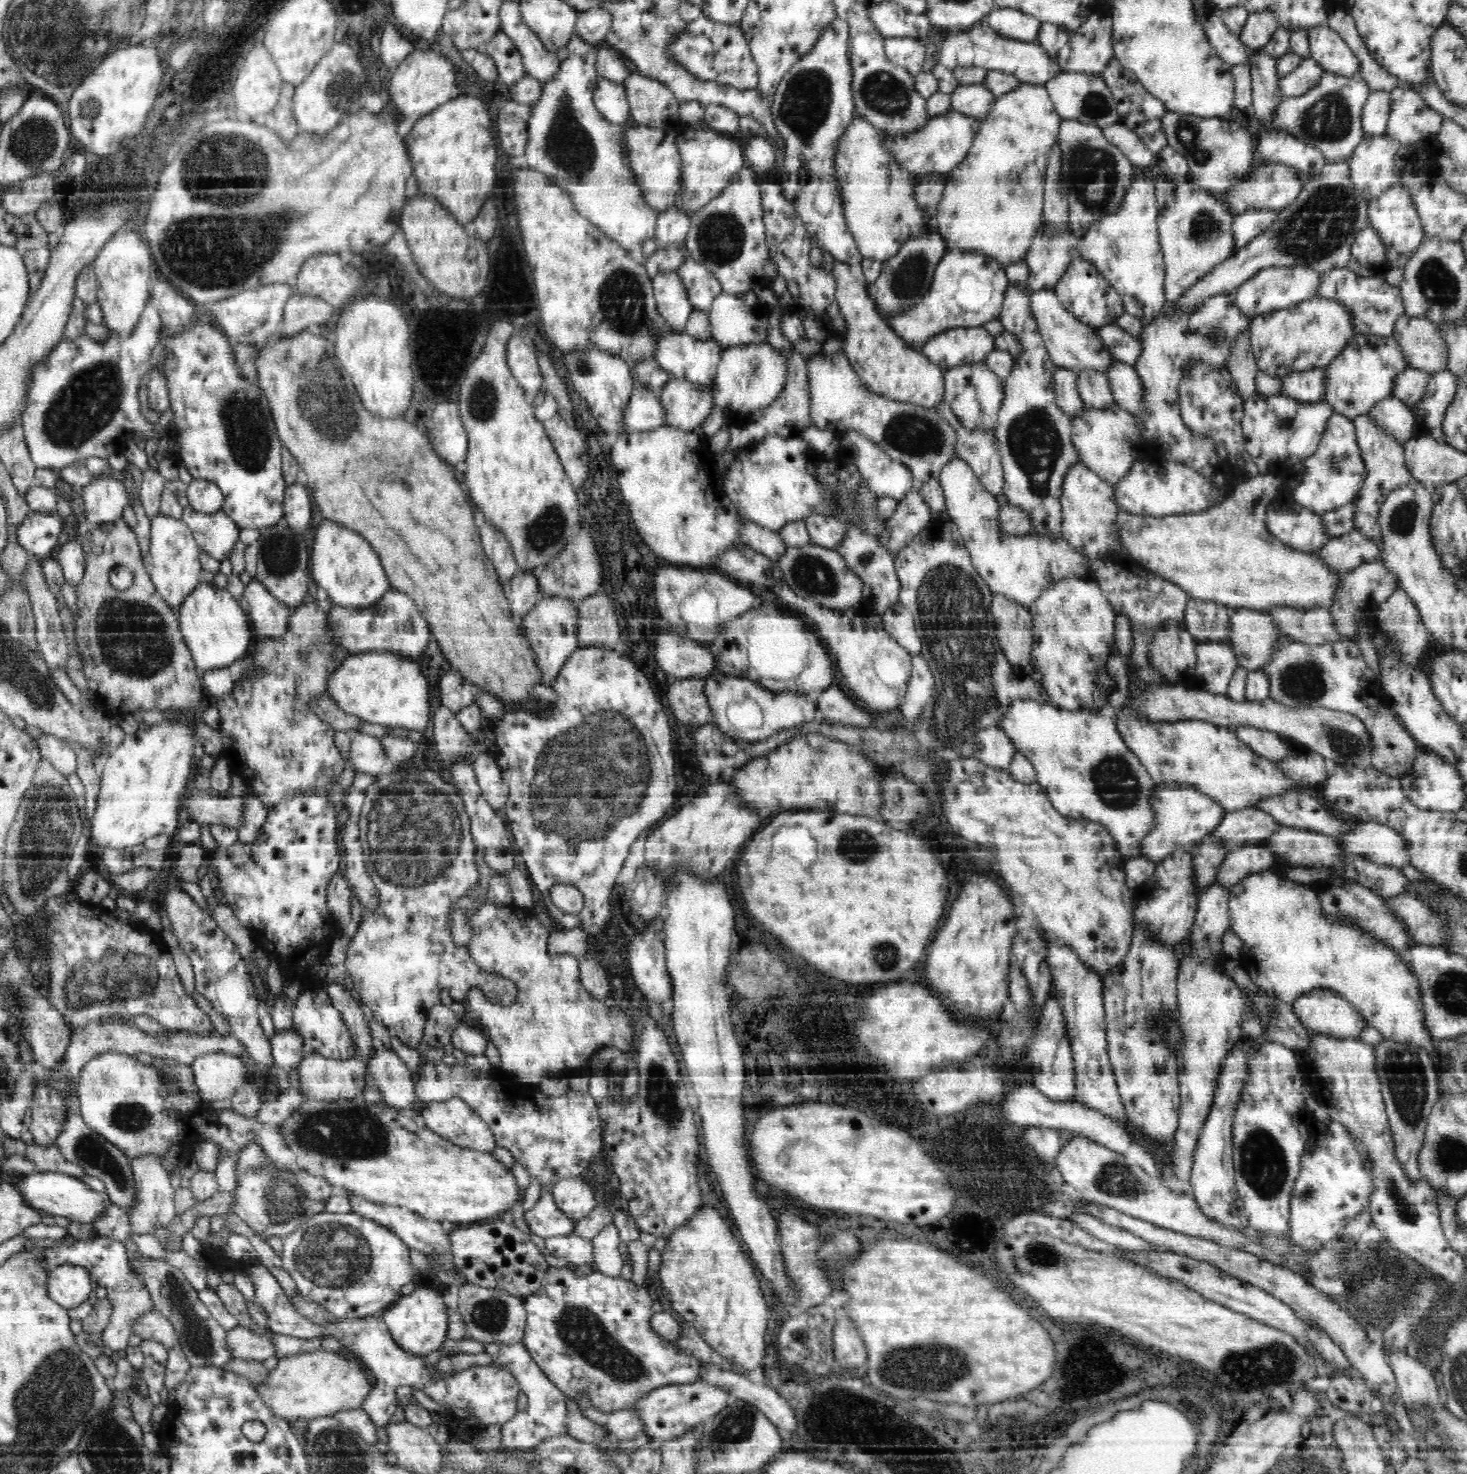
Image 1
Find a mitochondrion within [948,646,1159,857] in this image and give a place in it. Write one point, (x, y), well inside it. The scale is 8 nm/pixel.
(1116, 784)

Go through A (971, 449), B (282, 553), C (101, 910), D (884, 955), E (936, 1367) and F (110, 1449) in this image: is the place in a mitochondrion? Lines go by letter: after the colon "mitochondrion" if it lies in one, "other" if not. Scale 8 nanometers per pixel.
A: mitochondrion
B: mitochondrion
C: other
D: mitochondrion
E: mitochondrion
F: mitochondrion

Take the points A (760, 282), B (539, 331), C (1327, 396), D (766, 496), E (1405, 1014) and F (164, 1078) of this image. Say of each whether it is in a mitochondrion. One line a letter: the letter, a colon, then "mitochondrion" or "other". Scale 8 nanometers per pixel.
A: other
B: other
C: other
D: other
E: other
F: other

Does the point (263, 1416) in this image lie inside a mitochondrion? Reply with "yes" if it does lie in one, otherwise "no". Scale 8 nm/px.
no

